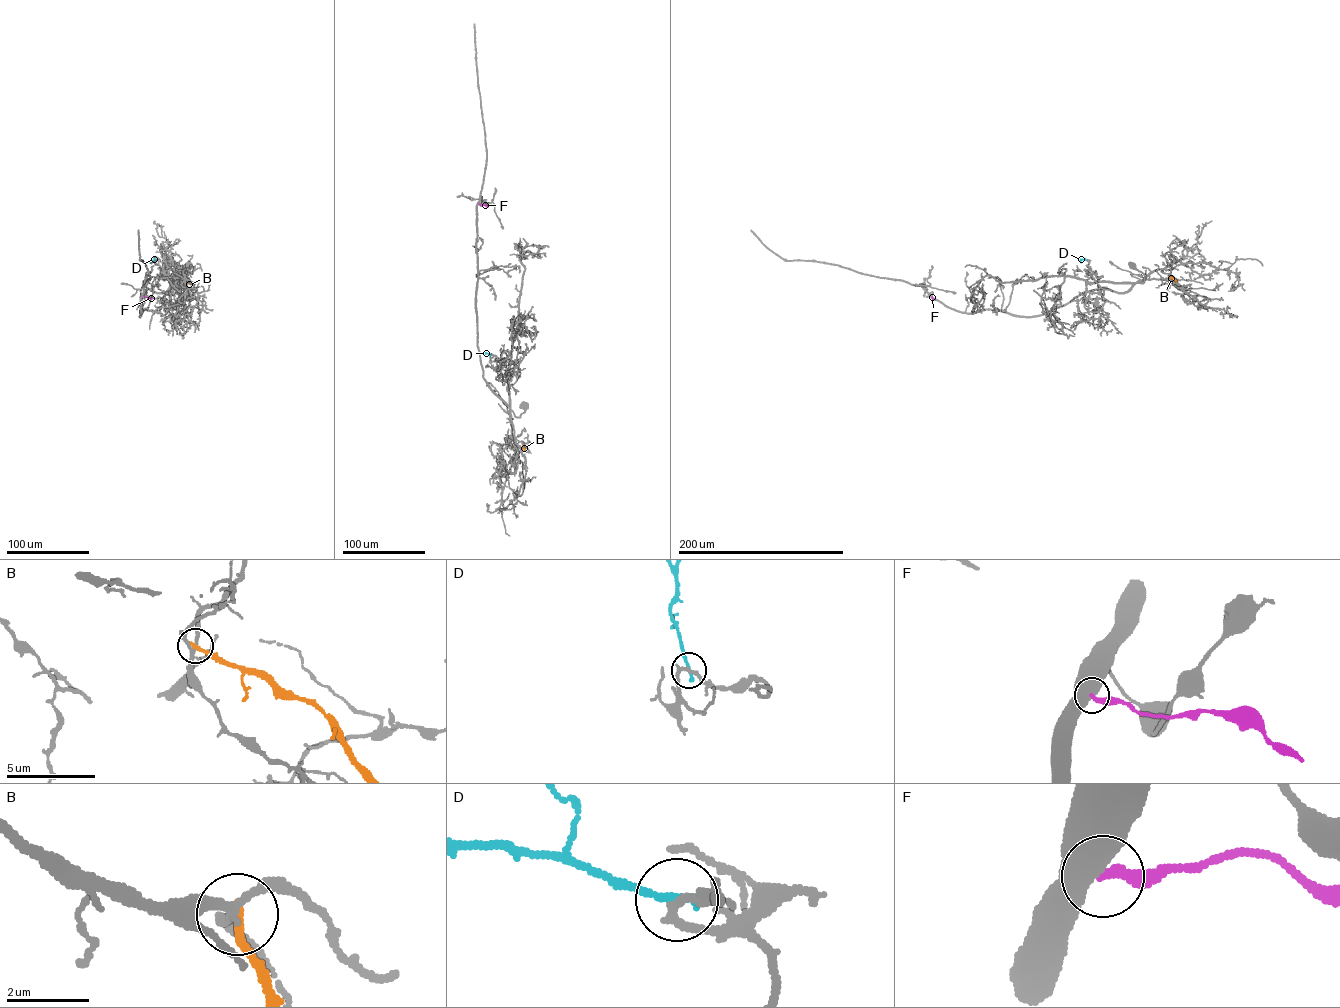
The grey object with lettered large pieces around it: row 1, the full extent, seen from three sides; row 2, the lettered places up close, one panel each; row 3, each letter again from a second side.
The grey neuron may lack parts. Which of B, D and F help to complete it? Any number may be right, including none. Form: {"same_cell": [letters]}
{"same_cell": []}

